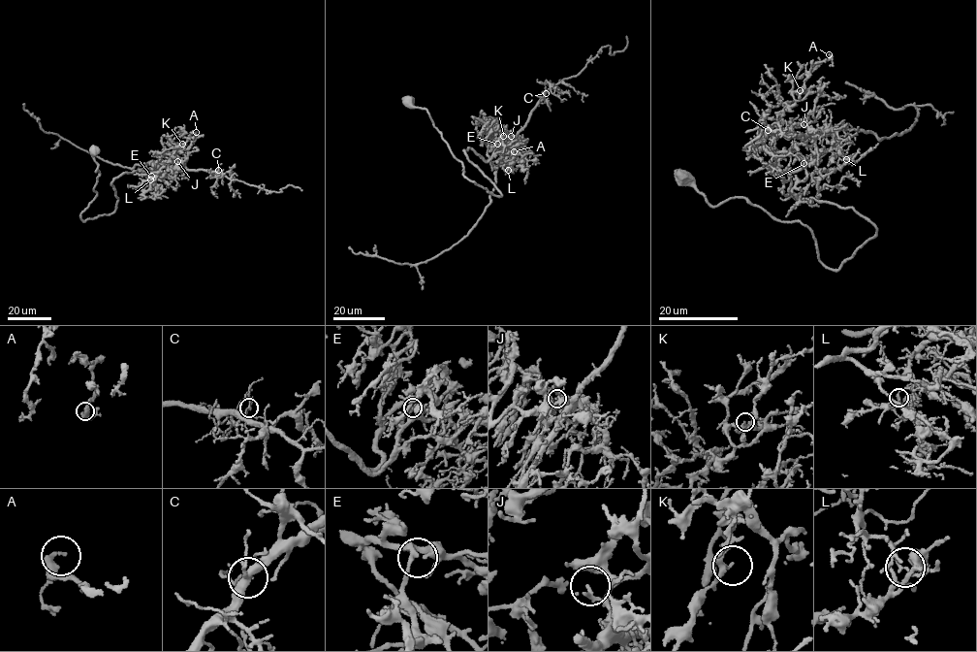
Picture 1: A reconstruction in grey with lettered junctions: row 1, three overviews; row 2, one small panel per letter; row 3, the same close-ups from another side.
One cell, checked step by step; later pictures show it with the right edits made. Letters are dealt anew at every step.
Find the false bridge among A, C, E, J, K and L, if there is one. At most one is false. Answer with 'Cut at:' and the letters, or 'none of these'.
Cut at: L

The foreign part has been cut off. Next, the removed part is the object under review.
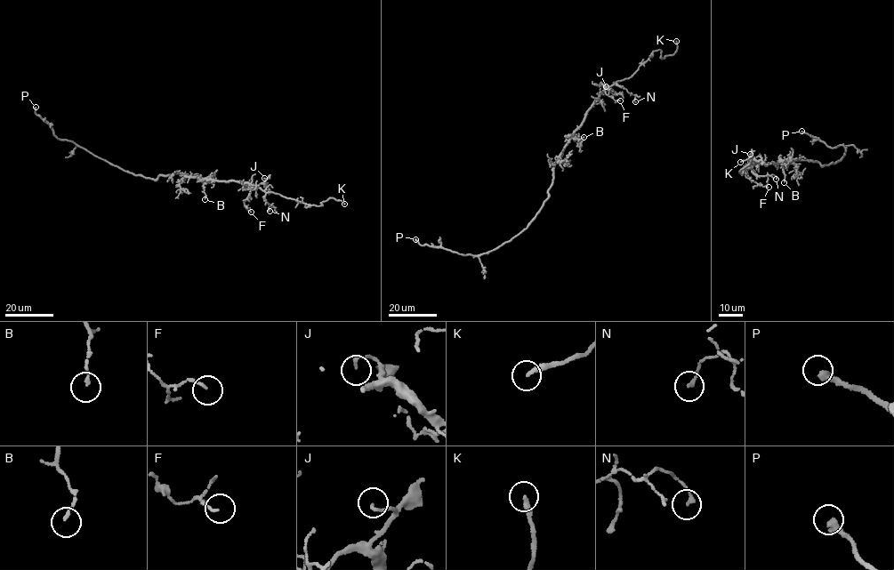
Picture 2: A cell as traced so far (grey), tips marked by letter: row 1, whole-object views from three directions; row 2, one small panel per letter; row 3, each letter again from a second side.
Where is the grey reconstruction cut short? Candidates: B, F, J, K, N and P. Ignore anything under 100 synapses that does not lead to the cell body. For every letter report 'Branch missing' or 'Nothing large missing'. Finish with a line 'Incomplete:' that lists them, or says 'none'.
B: Nothing large missing
F: Nothing large missing
J: Nothing large missing
K: Branch missing
N: Nothing large missing
P: Nothing large missing
Incomplete: K

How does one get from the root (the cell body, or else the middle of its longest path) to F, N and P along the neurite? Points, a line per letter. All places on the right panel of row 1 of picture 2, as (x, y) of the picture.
F: (793, 160), (777, 164), (756, 162), (749, 167), (746, 176), (769, 187)
N: (793, 160), (753, 164), (751, 170), (755, 174), (774, 175), (776, 179)
P: (793, 160), (817, 162), (824, 165), (840, 161), (844, 154), (842, 145), (830, 148), (801, 131)

